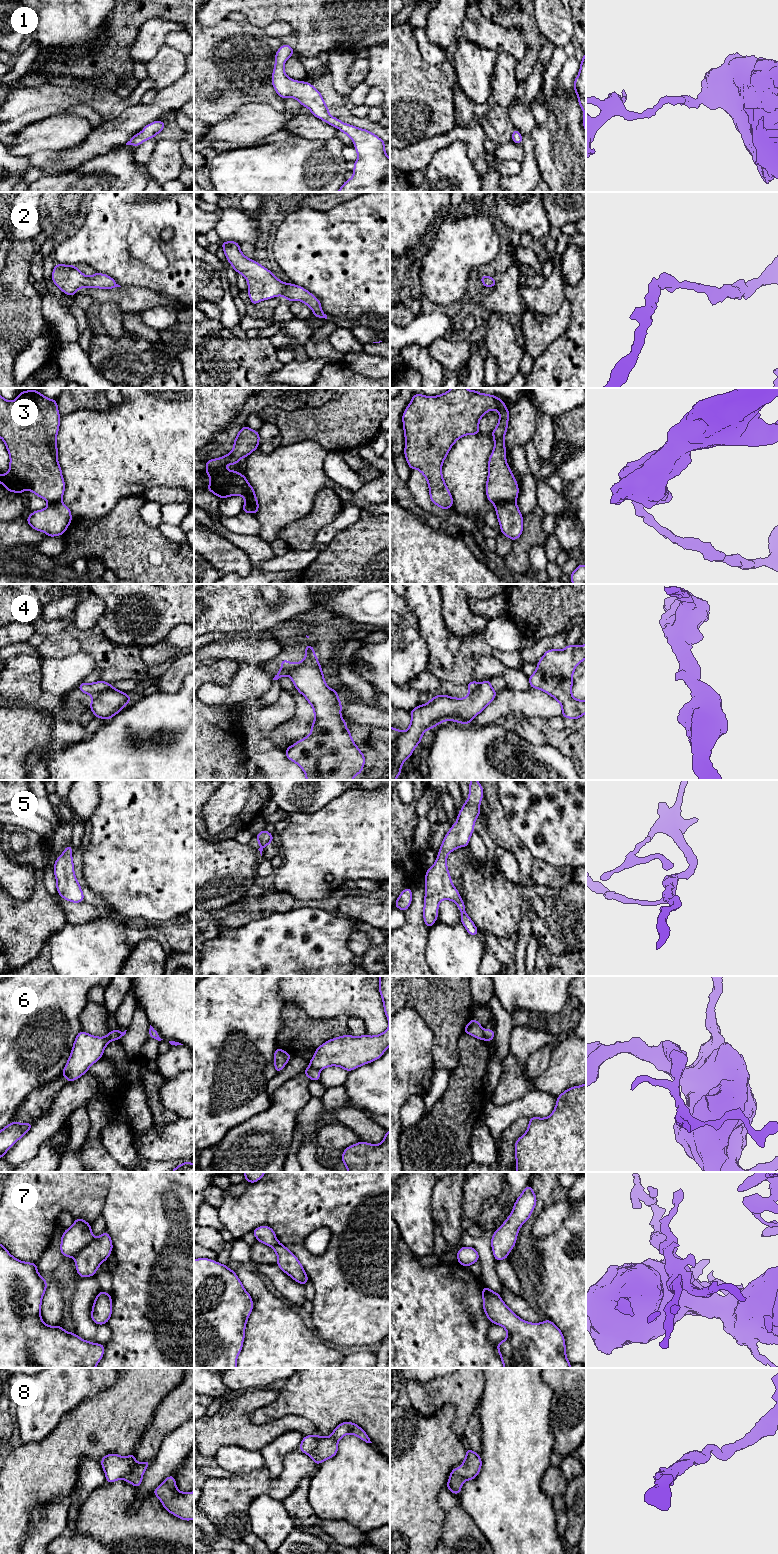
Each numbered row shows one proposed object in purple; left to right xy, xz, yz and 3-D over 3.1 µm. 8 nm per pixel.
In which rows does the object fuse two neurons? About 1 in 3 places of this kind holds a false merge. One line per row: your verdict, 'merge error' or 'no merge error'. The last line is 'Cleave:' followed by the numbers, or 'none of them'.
1: no merge error
2: no merge error
3: merge error
4: merge error
5: no merge error
6: merge error
7: no merge error
8: no merge error
Cleave: 3, 4, 6

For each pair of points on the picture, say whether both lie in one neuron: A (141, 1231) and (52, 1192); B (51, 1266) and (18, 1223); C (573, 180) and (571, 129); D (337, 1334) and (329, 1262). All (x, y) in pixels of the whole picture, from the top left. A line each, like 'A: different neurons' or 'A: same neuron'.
A: different neurons
B: different neurons
C: same neuron
D: same neuron

